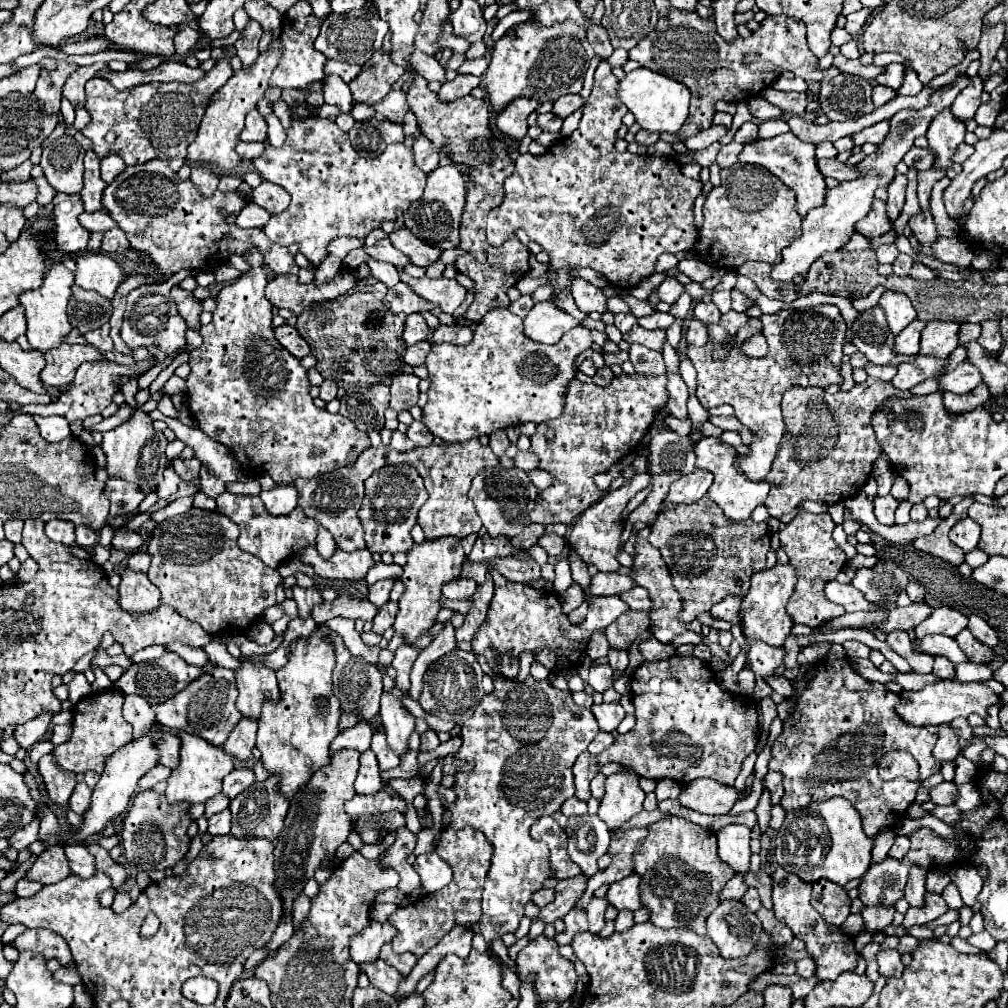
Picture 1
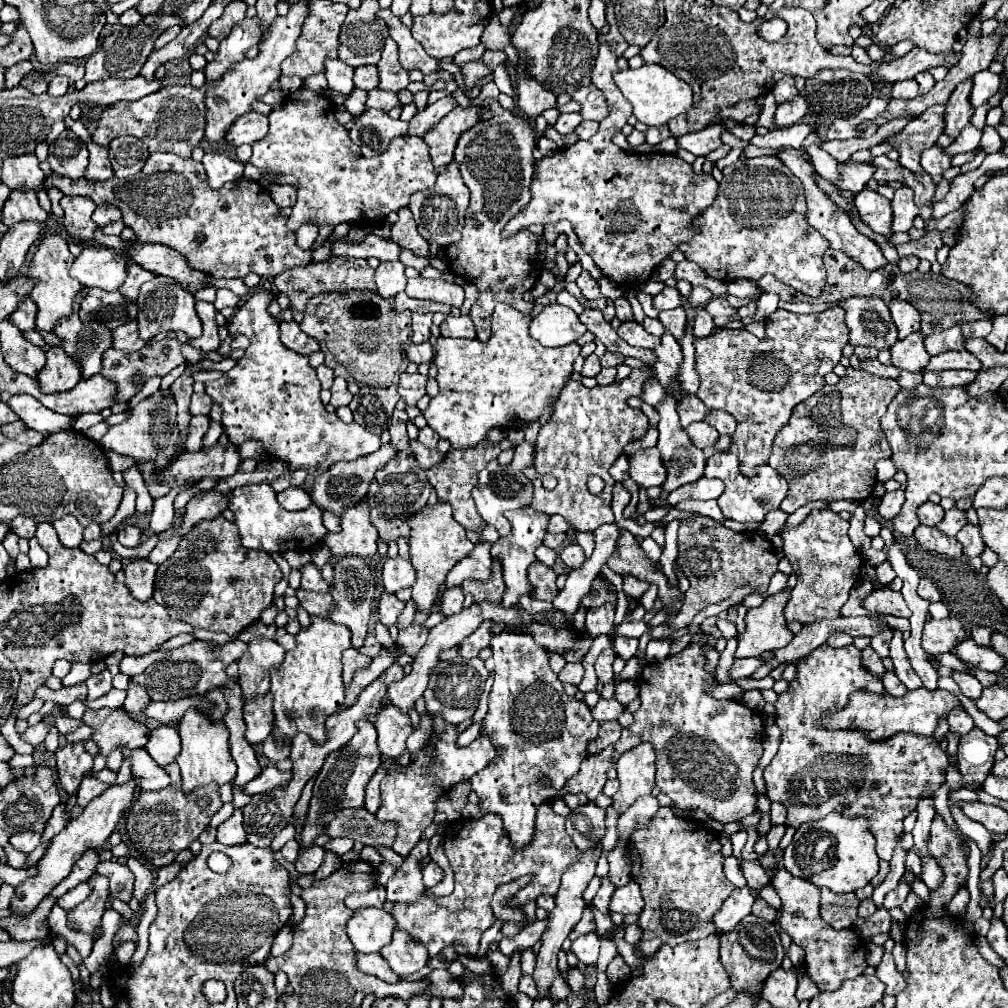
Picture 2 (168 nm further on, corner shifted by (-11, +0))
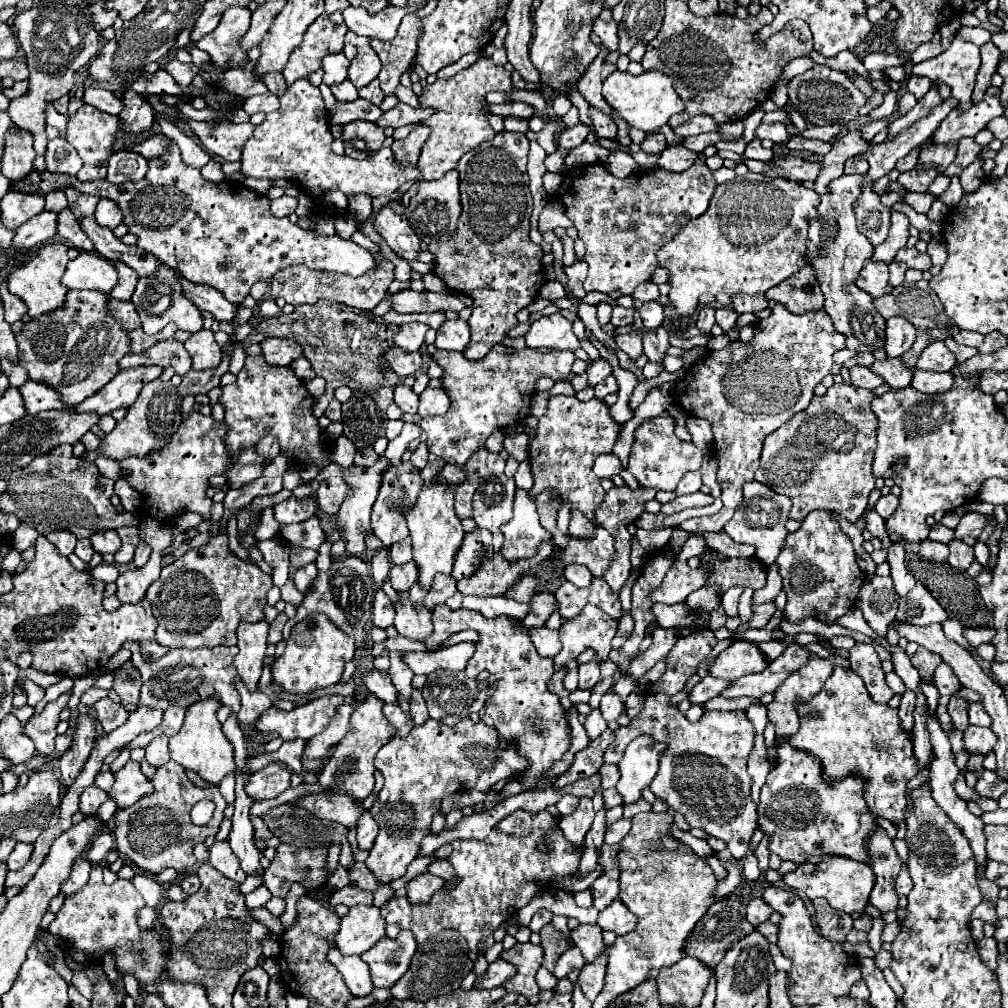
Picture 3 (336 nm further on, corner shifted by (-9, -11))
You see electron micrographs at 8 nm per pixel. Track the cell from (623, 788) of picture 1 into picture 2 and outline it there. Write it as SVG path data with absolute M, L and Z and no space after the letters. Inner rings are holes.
M640 743L620 755L616 763L620 791L614 795L614 809L626 811L638 797L650 795L654 789L656 751L650 743Z

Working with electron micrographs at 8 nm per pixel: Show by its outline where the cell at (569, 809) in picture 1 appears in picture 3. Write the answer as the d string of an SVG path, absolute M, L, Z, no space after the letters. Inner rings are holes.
M564 796L558 804L556 804L556 808L558 808L558 812L564 816L564 814L570 814L570 812L574 812L576 808L578 808L578 798L574 798L574 796Z

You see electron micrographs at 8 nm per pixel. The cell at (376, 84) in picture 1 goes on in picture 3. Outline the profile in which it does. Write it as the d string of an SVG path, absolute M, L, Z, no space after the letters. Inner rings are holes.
M408 14L400 28L398 36L390 42L372 40L374 50L378 52L382 60L382 70L378 74L380 88L386 96L392 96L396 86L400 84L400 76L408 70L408 66L414 60L416 54L416 42L418 42L418 18L414 14Z

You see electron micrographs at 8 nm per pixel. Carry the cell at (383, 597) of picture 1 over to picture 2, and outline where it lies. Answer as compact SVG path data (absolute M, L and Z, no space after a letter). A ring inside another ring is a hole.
M396 557L396 559L386 559L384 563L384 571L382 571L382 581L384 581L384 589L388 593L396 593L398 589L410 587L416 581L416 573L410 561Z

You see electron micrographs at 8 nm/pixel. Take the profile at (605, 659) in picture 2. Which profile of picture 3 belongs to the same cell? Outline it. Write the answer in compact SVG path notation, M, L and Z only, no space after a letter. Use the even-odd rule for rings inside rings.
M586 606L580 616L565 621L560 627L562 650L558 652L560 660L554 658L554 664L564 668L570 660L574 660L584 648L592 648L600 662L608 660L610 640L616 634L618 622L606 616L598 606Z

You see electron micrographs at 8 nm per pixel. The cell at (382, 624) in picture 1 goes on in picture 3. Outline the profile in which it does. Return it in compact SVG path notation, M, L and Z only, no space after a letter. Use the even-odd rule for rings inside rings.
M378 590L374 596L374 610L372 610L372 618L374 618L374 626L378 628L388 628L394 622L394 604L390 602L390 598Z

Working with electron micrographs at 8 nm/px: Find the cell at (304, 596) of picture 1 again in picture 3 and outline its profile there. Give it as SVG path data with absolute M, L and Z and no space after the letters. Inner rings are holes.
M312 562L312 564L296 570L296 574L294 574L294 584L296 584L296 588L298 588L302 594L308 594L308 592L312 592L312 588L314 588L316 576L318 576L318 568L316 568L316 564Z

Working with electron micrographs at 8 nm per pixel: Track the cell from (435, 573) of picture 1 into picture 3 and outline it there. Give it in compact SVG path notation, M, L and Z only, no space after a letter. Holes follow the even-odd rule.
M434 482L434 486L424 486L422 496L418 496L418 502L414 508L406 514L410 538L412 538L412 550L414 550L414 562L418 566L418 584L422 590L430 590L436 574L450 576L456 552L462 546L464 530L460 520L454 514L454 496L446 492L446 482Z

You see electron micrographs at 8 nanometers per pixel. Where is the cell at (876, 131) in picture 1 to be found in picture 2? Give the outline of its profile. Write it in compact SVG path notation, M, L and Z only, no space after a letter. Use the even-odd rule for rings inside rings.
M932 105L920 117L912 119L902 133L892 137L892 143L900 153L900 165L920 173L920 153L936 143L936 139L944 133L944 105Z

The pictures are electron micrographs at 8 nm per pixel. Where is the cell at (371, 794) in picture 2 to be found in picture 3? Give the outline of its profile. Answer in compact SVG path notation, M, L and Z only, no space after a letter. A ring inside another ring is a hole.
M364 810L364 812L362 812L356 830L358 830L358 846L360 846L362 850L370 850L372 844L374 844L376 834L378 834L378 824L376 824L376 820L372 818L370 810Z

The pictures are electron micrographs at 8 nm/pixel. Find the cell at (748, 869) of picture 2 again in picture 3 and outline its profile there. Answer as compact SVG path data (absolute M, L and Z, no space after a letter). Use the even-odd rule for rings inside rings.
M752 898L746 904L746 920L750 920L750 924L754 924L754 926L758 926L760 922L766 922L772 912L774 910L762 898Z

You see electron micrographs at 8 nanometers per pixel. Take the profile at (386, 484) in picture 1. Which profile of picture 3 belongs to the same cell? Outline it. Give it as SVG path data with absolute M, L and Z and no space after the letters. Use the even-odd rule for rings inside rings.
M410 460L402 462L400 466L390 466L382 474L382 486L380 486L378 498L372 508L372 528L374 528L374 534L384 542L386 548L390 548L394 542L400 542L408 536L406 512L412 510L420 492L422 492L422 476L420 476L420 470L414 468L414 464Z

